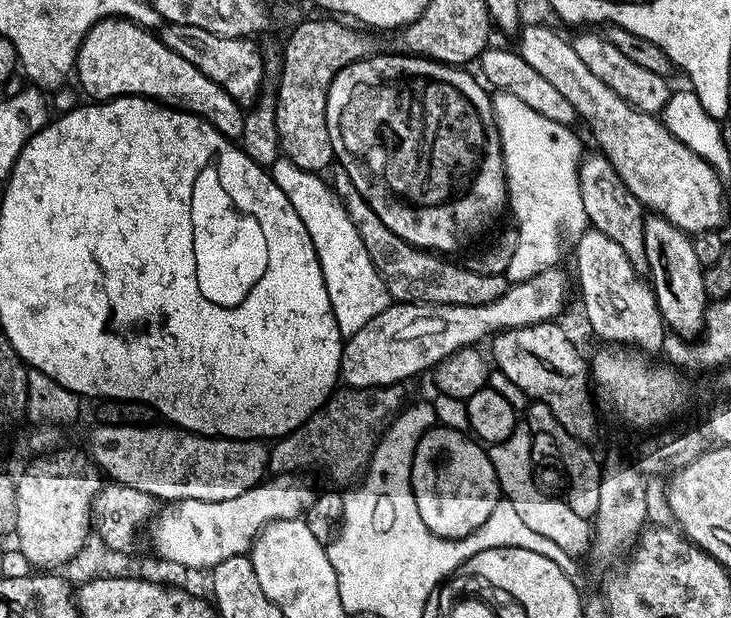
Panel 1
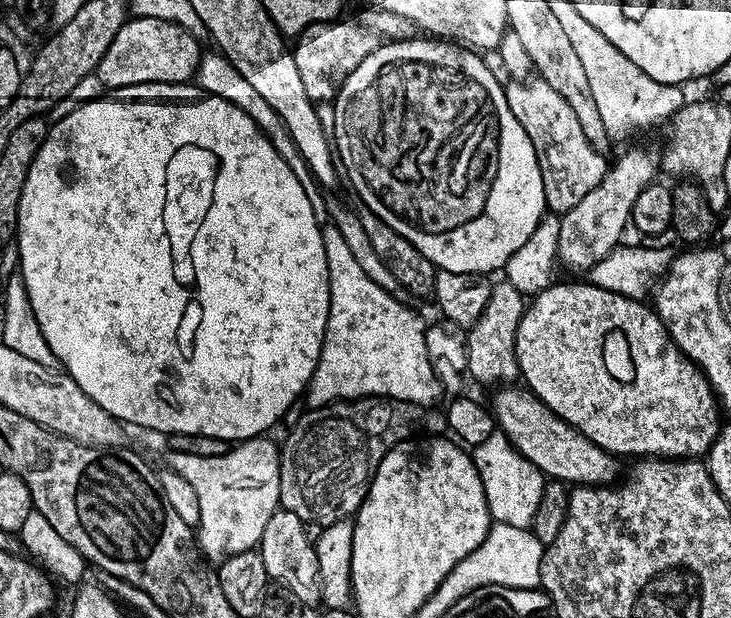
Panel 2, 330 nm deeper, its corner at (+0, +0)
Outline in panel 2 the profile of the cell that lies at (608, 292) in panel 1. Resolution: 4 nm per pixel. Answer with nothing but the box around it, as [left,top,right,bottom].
[504,78,610,214]

